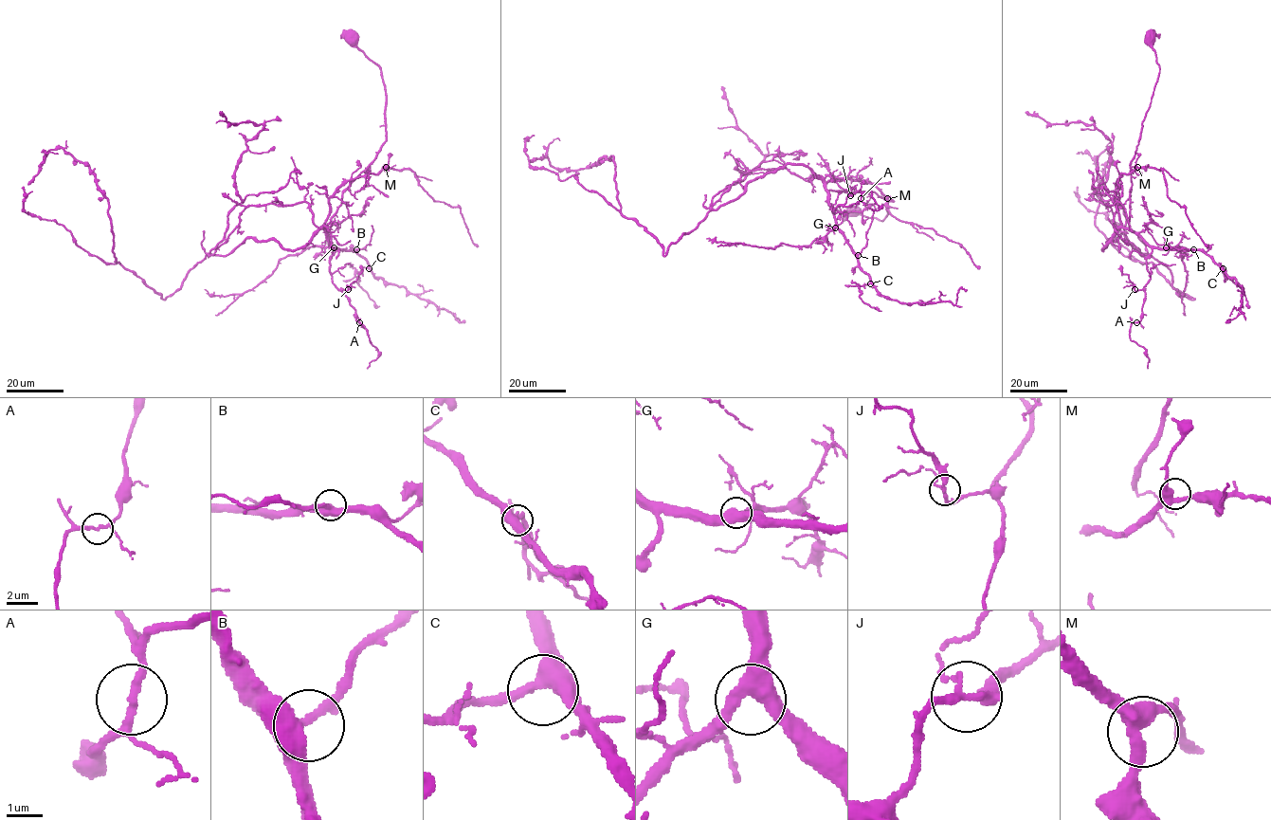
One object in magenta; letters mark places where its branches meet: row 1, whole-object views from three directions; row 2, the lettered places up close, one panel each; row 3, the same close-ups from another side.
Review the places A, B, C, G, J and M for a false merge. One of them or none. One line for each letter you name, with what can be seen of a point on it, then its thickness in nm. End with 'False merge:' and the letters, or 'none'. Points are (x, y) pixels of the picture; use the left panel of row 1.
False merge: none

